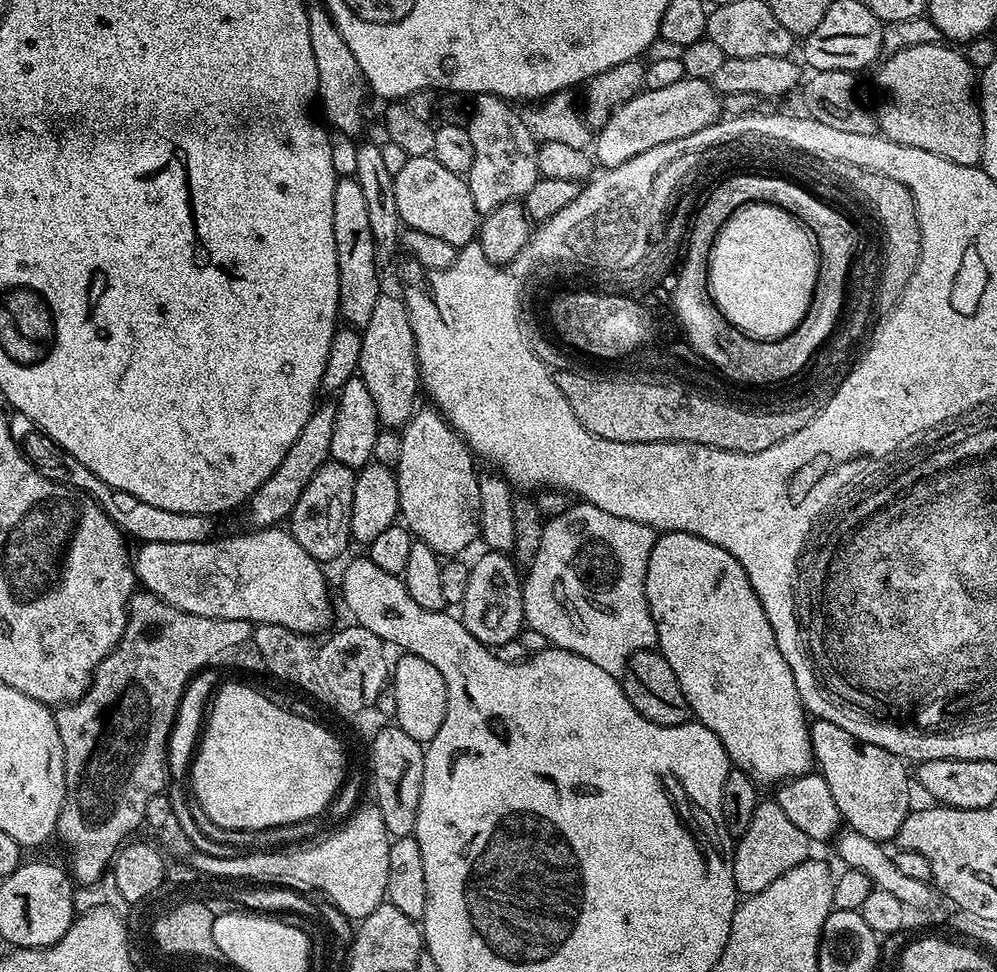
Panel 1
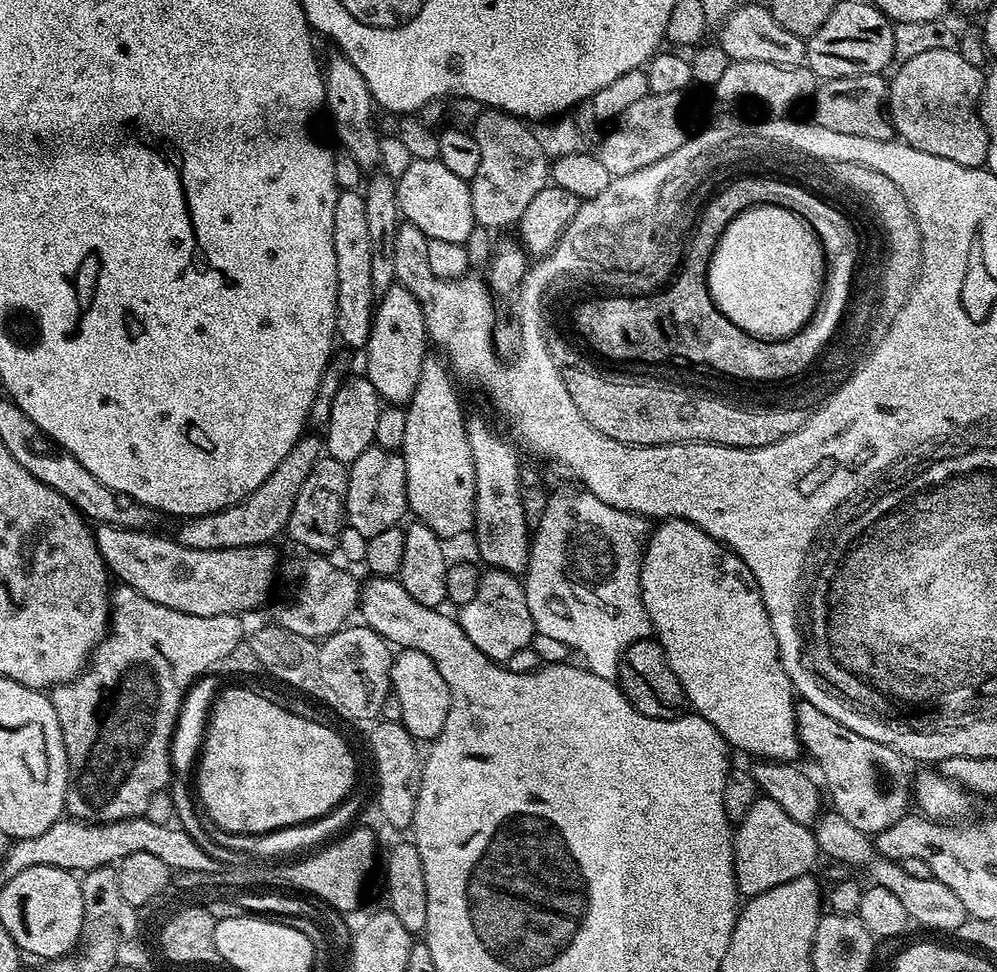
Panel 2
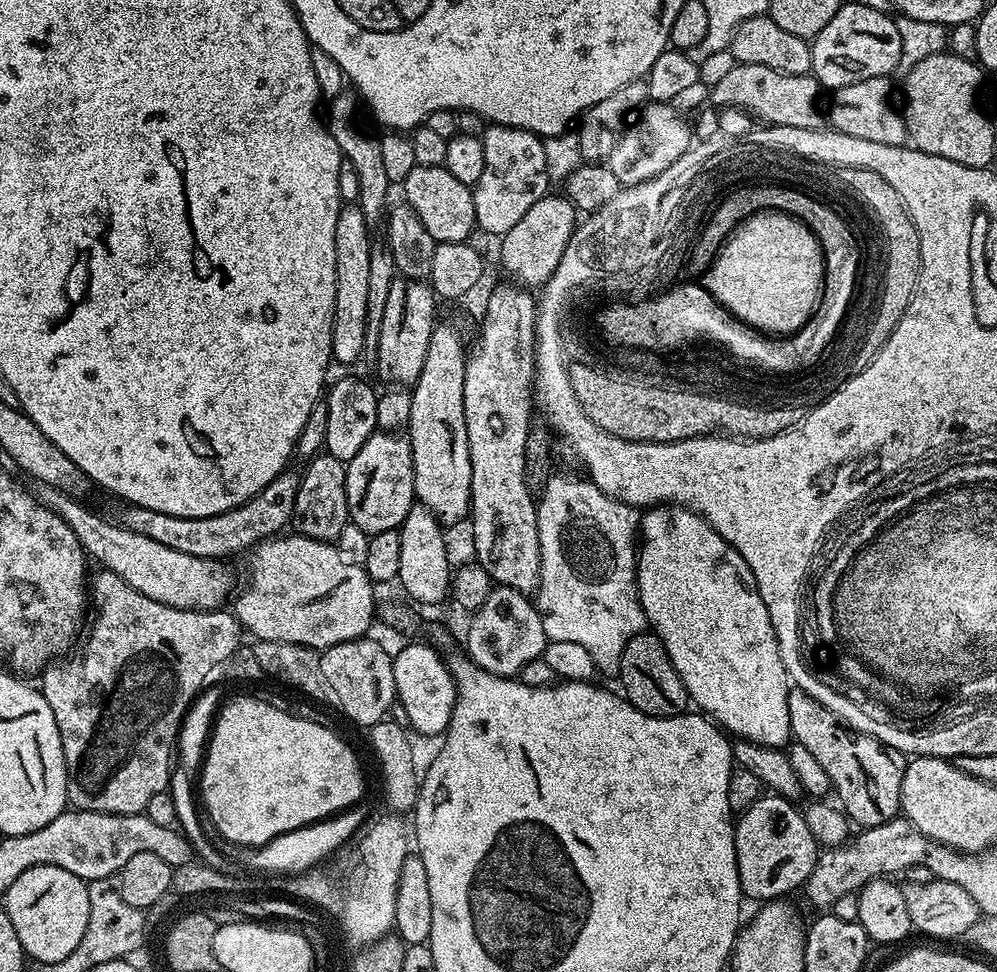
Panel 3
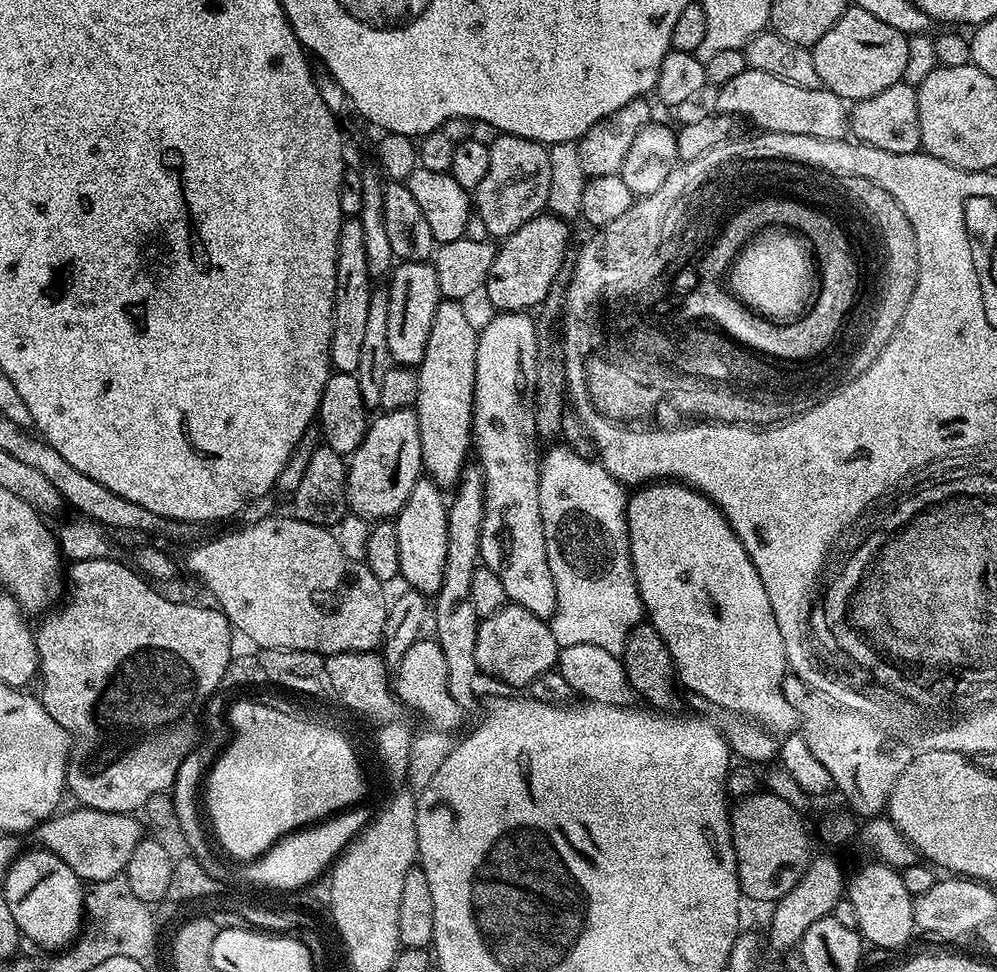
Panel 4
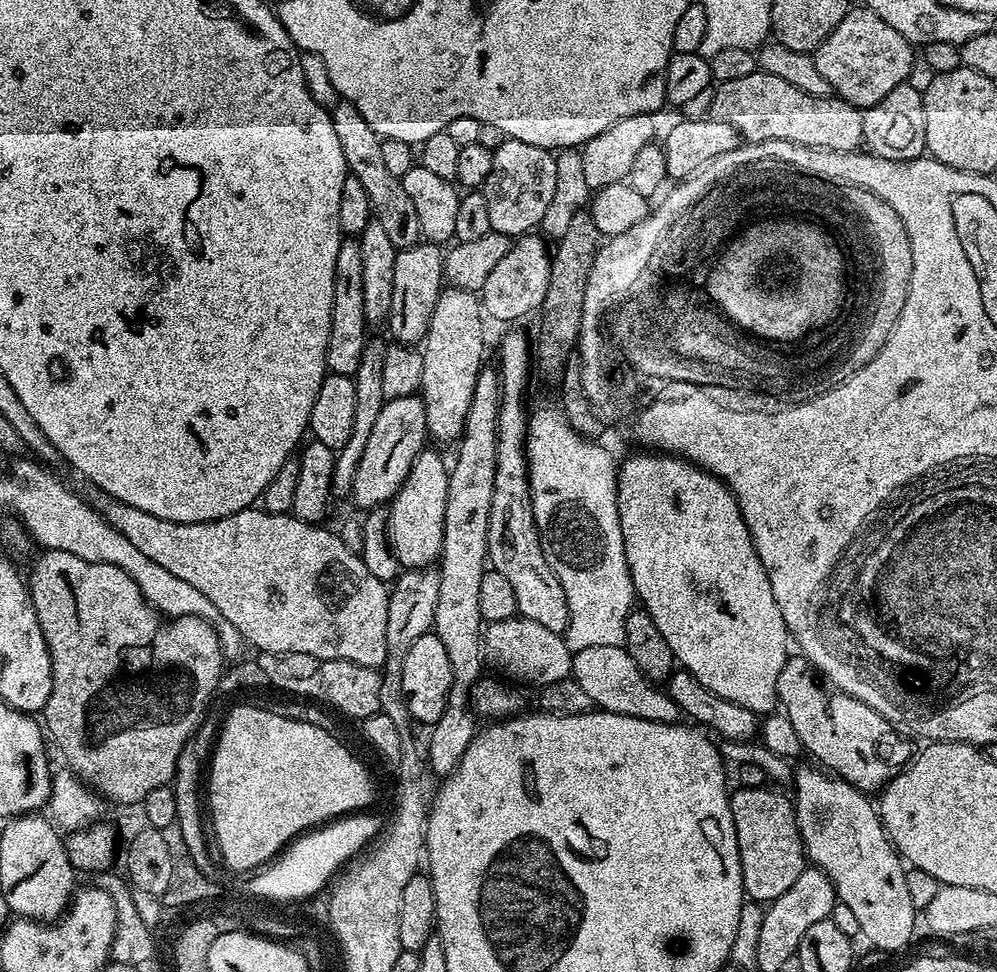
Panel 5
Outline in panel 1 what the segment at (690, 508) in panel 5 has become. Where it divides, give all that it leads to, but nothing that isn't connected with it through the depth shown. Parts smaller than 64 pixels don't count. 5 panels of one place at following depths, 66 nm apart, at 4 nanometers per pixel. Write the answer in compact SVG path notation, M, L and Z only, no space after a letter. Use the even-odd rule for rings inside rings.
M665 532L657 535L654 550L650 550L650 562L646 566L646 598L650 606L650 614L654 618L658 651L664 655L666 662L670 662L670 670L674 670L674 678L678 678L678 686L682 686L682 694L686 694L689 713L699 723L714 730L714 734L718 734L718 742L722 742L729 761L757 782L763 782L763 780L783 782L791 780L793 776L803 776L809 771L814 764L812 739L808 733L809 717L806 715L804 705L800 703L800 691L794 682L794 674L786 658L782 658L782 650L778 650L778 642L770 626L770 618L766 618L766 610L762 610L762 602L758 602L758 594L754 594L754 586L750 586L750 578L746 578L746 570L742 570L738 561L726 550L722 550L722 546L714 546L714 542L706 542L706 538L698 538L694 534Z

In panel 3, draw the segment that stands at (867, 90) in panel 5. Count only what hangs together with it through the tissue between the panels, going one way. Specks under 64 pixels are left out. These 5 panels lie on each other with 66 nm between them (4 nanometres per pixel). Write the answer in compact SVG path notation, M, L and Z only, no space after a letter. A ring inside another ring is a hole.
M855 2L841 3L838 14L830 18L829 24L811 41L812 46L812 71L821 89L835 90L850 86L852 83L864 83L879 76L891 77L895 67L900 63L902 54L901 35L892 16L888 17L887 11L879 12L870 6L858 6Z

